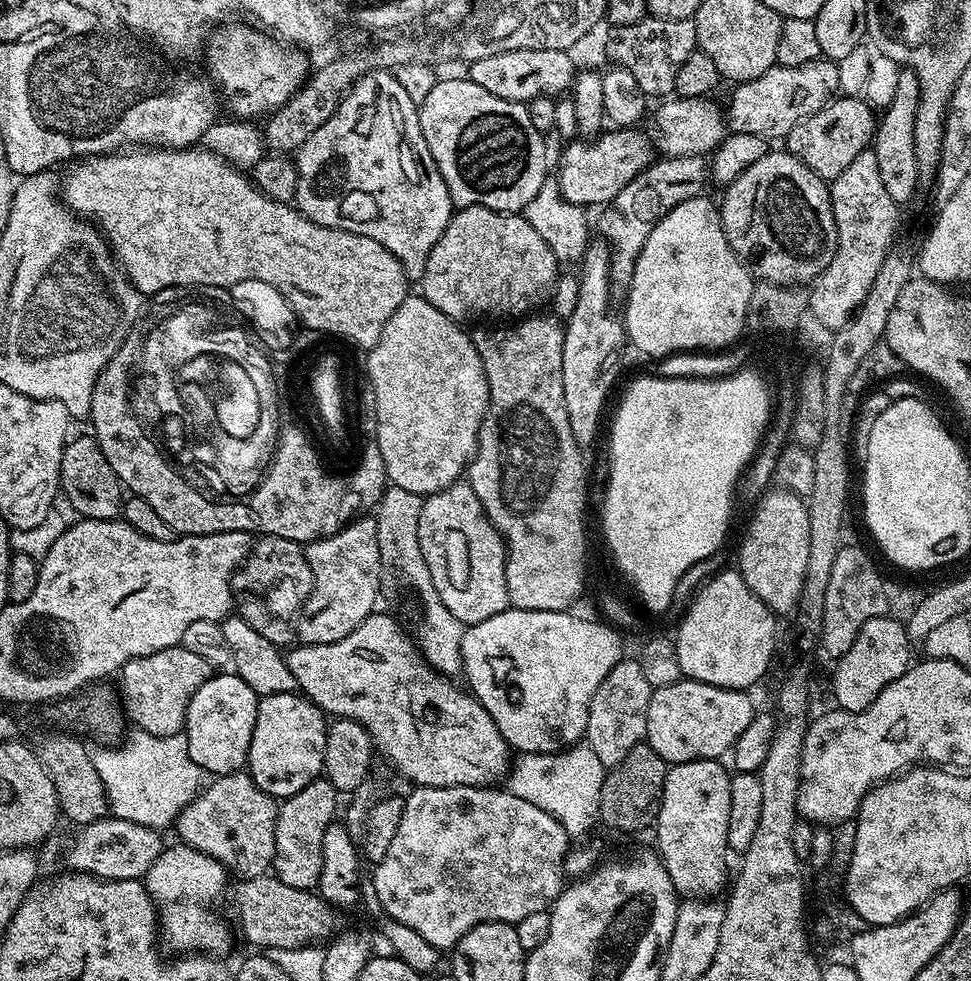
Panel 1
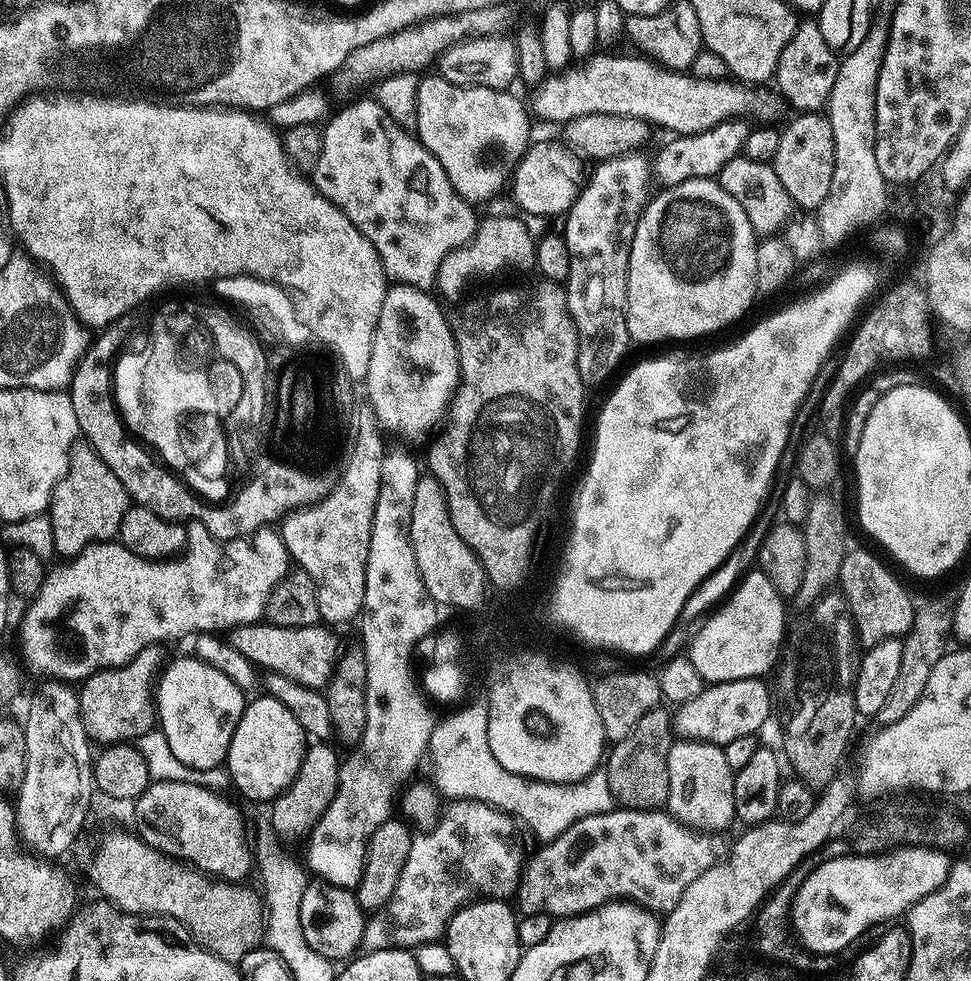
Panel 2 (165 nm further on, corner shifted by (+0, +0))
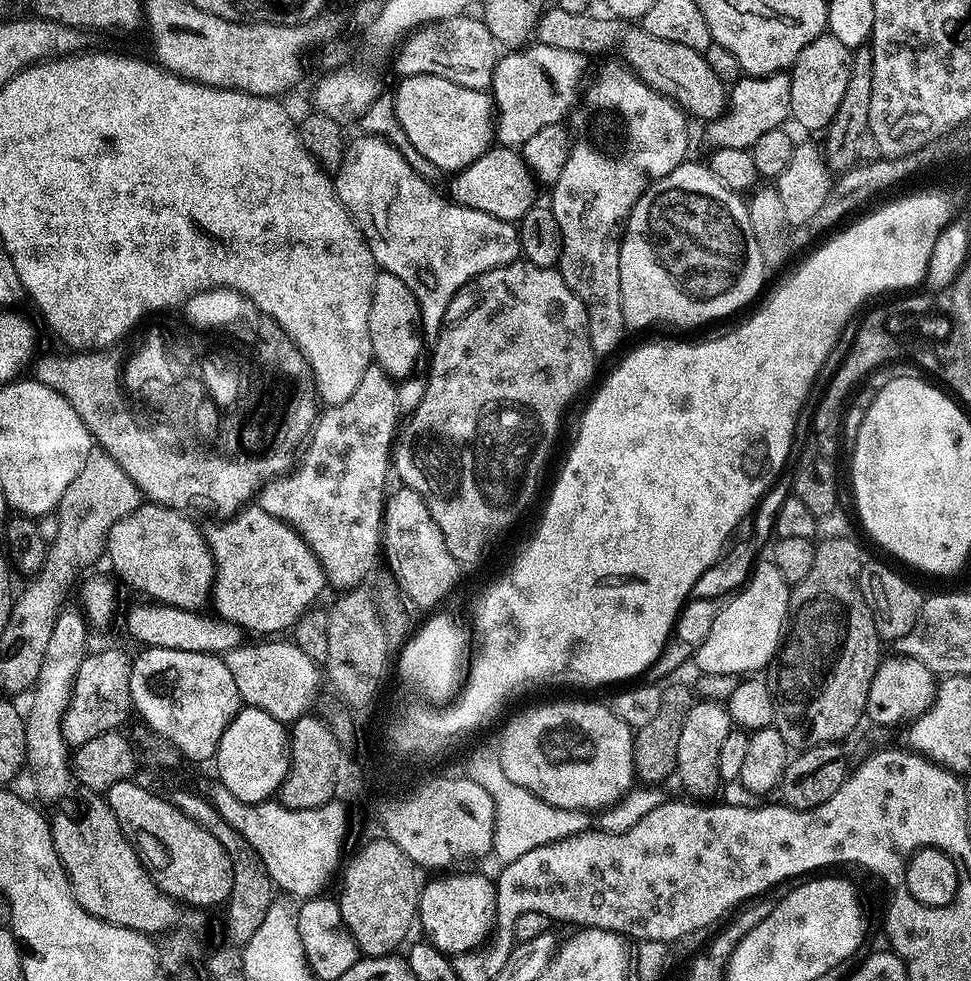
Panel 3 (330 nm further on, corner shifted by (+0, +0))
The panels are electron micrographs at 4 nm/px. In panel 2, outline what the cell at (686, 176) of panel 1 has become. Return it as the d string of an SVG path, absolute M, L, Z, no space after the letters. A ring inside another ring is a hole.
M747 119L727 120L705 132L676 136L669 144L662 145L656 161L654 159L651 161L651 175L655 183L657 180L657 185L665 188L687 180L719 177L722 166L726 166L726 162L730 162L734 157L743 153L749 131L750 124Z

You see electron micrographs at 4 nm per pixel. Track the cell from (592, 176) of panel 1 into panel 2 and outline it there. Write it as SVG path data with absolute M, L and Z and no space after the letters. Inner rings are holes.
M533 143L523 158L516 164L510 181L510 195L521 213L530 213L547 218L563 217L576 201L576 195L586 180L585 161L577 156L567 144Z

